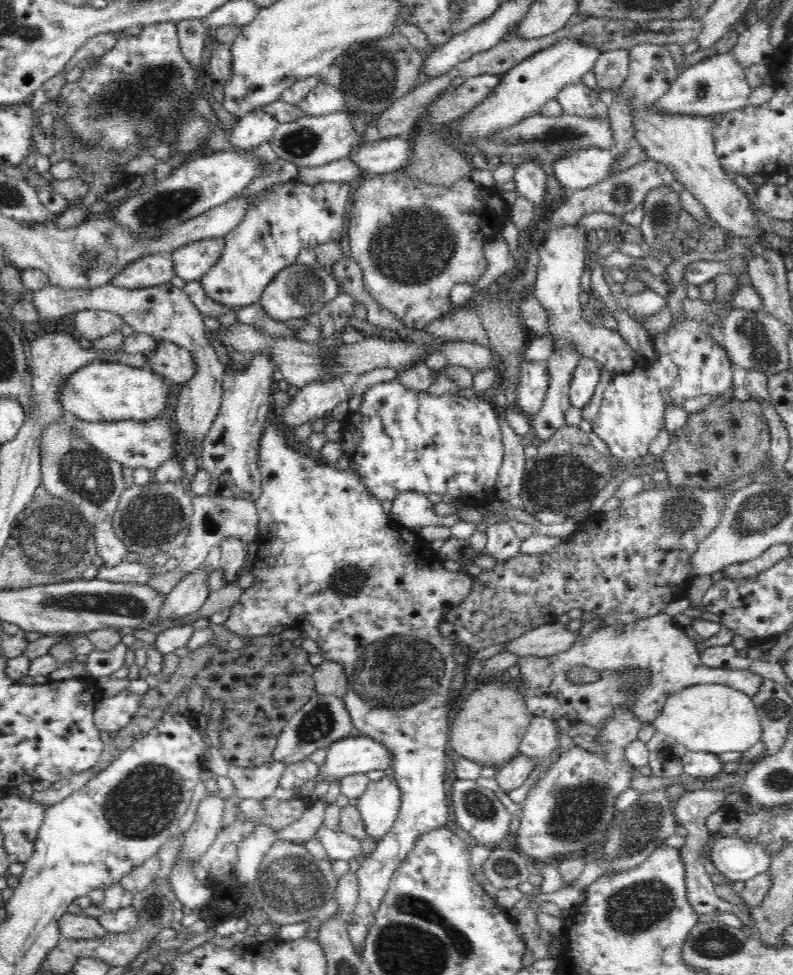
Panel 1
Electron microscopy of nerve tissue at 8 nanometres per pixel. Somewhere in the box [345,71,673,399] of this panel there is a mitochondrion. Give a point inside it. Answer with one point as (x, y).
(411, 254)

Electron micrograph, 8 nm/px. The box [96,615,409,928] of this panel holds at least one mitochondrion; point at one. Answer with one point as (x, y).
(144, 804)

